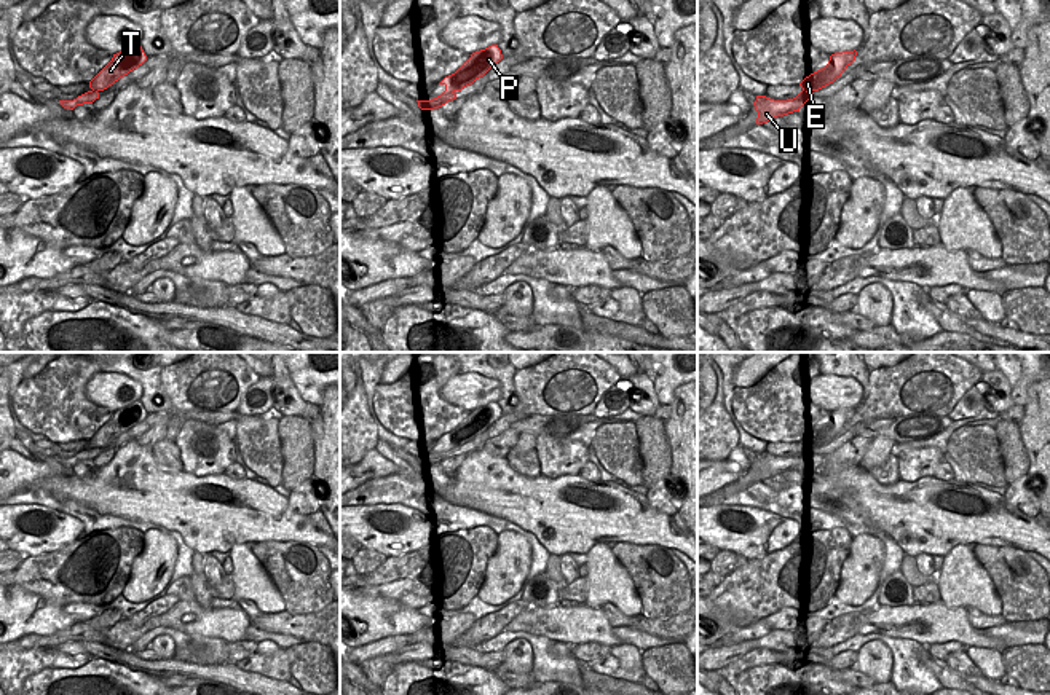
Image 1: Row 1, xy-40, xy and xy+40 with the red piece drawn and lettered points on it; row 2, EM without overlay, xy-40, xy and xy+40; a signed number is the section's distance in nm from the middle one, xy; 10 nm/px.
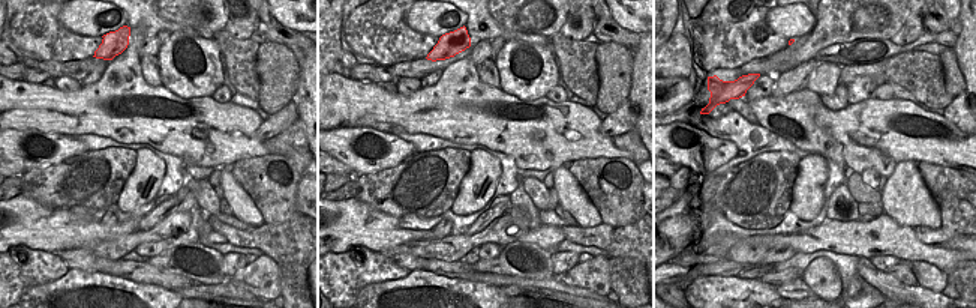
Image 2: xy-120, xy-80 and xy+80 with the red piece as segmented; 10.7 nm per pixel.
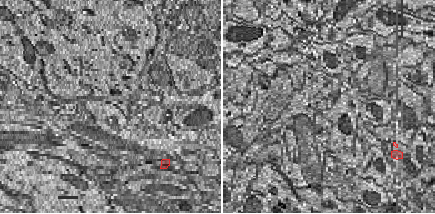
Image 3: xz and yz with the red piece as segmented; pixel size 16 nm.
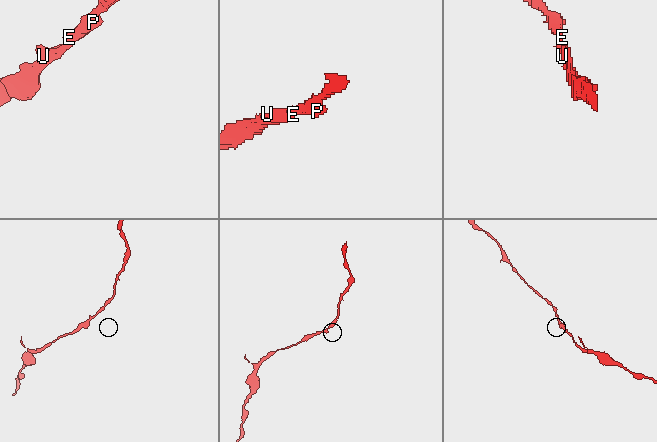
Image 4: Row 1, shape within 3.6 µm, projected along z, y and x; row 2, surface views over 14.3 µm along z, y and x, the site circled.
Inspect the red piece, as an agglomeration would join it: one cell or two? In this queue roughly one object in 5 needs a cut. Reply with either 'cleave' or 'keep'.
keep

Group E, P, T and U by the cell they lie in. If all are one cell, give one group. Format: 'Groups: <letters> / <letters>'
Groups: E P T U.

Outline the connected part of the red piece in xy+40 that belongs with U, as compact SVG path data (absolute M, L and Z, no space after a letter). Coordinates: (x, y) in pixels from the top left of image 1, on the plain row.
M855 406L831 411L828 421L823 426L811 430L799 440L803 448L793 456L774 457L766 453L756 453L756 457L753 459L755 467L758 469L756 481L768 480L777 473L784 473L793 469L799 469L799 465L807 457L814 456L815 448L839 435L841 430L855 418L855 413Z

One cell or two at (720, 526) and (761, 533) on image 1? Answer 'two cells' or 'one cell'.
one cell

